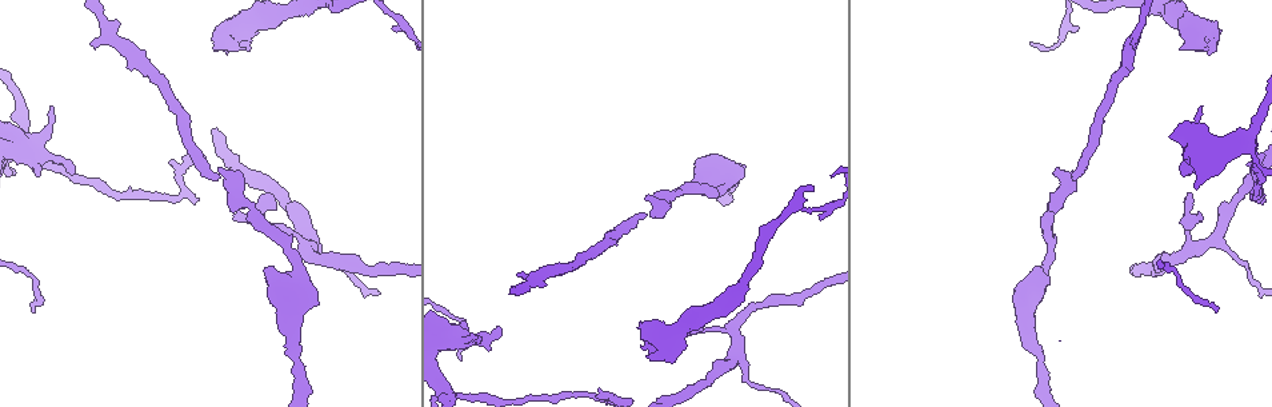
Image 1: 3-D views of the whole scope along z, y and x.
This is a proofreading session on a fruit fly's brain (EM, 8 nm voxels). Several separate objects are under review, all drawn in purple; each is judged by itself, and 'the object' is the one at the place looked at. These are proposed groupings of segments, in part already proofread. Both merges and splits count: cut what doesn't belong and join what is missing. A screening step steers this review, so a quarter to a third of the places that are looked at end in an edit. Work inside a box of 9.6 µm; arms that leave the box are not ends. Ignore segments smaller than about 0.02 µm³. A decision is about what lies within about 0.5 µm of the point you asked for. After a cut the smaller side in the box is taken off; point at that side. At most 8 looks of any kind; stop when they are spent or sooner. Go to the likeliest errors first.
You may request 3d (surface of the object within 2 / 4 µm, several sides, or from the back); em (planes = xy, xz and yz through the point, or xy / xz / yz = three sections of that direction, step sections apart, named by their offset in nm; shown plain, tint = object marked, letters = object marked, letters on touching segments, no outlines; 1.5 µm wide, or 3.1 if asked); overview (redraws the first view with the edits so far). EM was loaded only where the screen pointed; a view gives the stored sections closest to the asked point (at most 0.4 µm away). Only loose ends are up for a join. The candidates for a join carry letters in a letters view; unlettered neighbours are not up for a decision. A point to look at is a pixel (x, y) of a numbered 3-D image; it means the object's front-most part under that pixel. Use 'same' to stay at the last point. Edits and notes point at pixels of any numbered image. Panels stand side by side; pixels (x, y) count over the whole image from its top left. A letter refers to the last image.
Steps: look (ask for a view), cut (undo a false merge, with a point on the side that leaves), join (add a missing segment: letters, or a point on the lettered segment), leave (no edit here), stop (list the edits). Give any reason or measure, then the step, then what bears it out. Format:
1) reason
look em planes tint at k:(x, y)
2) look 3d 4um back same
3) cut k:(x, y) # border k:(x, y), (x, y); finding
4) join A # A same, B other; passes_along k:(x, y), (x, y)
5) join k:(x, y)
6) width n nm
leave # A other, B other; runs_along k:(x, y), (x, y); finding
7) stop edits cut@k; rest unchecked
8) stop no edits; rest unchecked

branch stops here
look em yz step 4 tint at 1:(1134, 46)

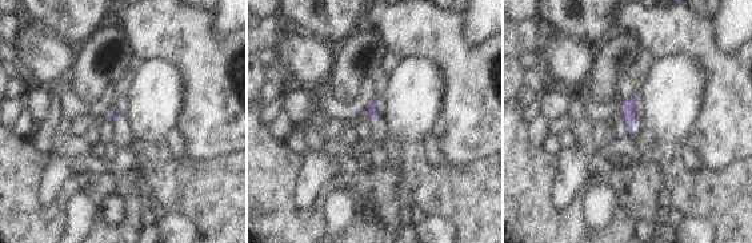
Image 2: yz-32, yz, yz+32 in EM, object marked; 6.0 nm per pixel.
what lies round it
look em yz step 4 letters same

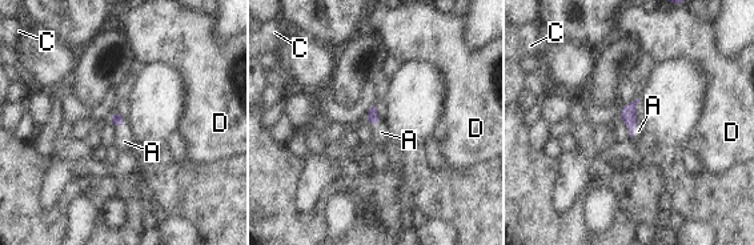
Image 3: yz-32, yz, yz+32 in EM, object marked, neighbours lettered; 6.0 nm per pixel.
join A # A same, C other, D other; the cell continues

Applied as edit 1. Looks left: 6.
redraw
look overview

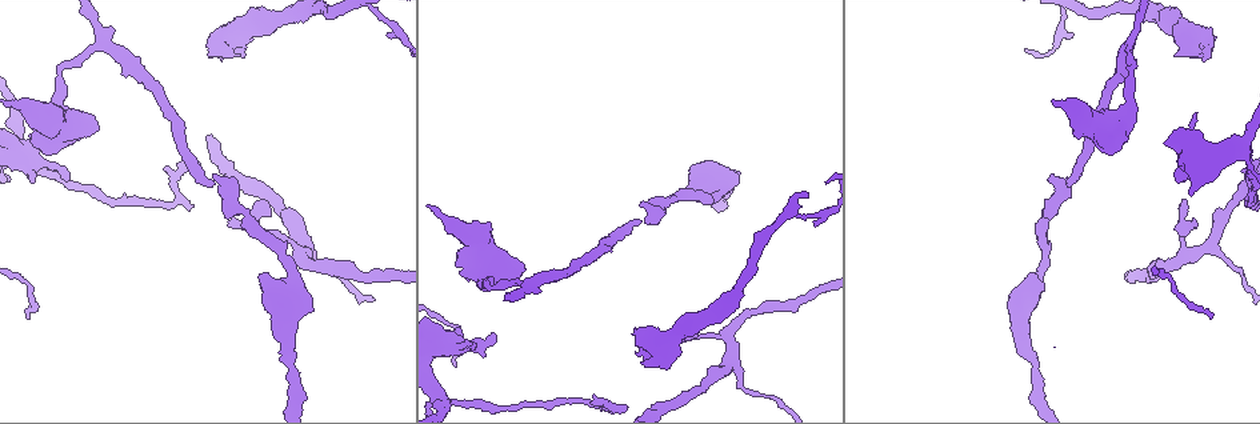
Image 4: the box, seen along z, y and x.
free end
look 3d 4um at 4:(34, 181)

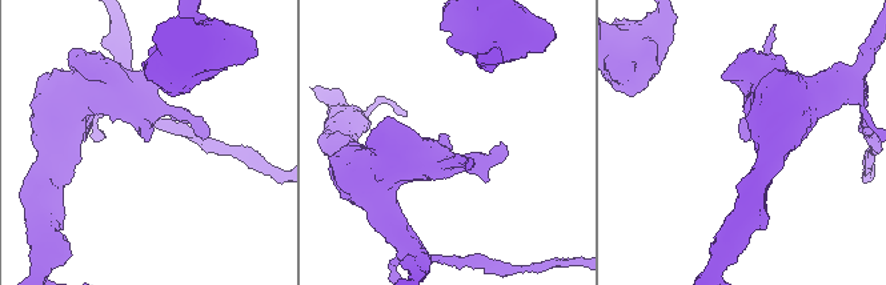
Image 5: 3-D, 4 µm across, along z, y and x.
look em planes letters at 5:(745, 141)

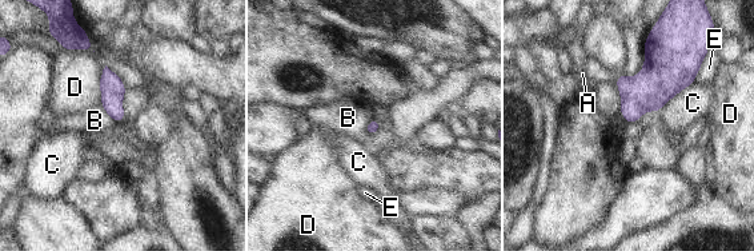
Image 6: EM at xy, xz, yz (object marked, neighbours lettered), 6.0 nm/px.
leave # A other, B other, C other, D other, E other; border 6:(100, 104), (117, 123); none of them fits

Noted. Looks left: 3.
look em planes tint at 4:(1184, 233)

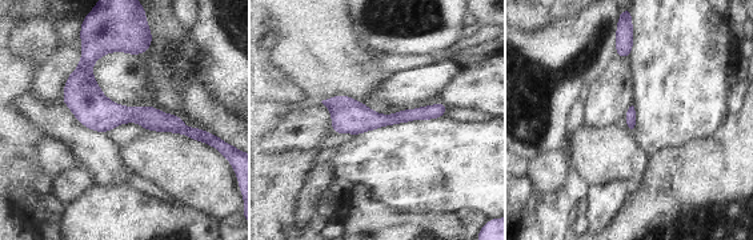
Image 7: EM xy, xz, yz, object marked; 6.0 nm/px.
look em planes letters same

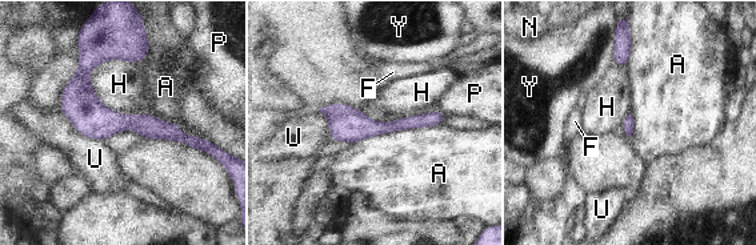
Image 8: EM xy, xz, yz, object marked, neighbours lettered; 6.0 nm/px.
width 70 nm
leave # A other, F other, H other, N other, P other, U other, Y other; border 8:(440, 124), (383, 132), (352, 144); all the same cell

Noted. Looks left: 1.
stop edits join@3; rest unchecked

